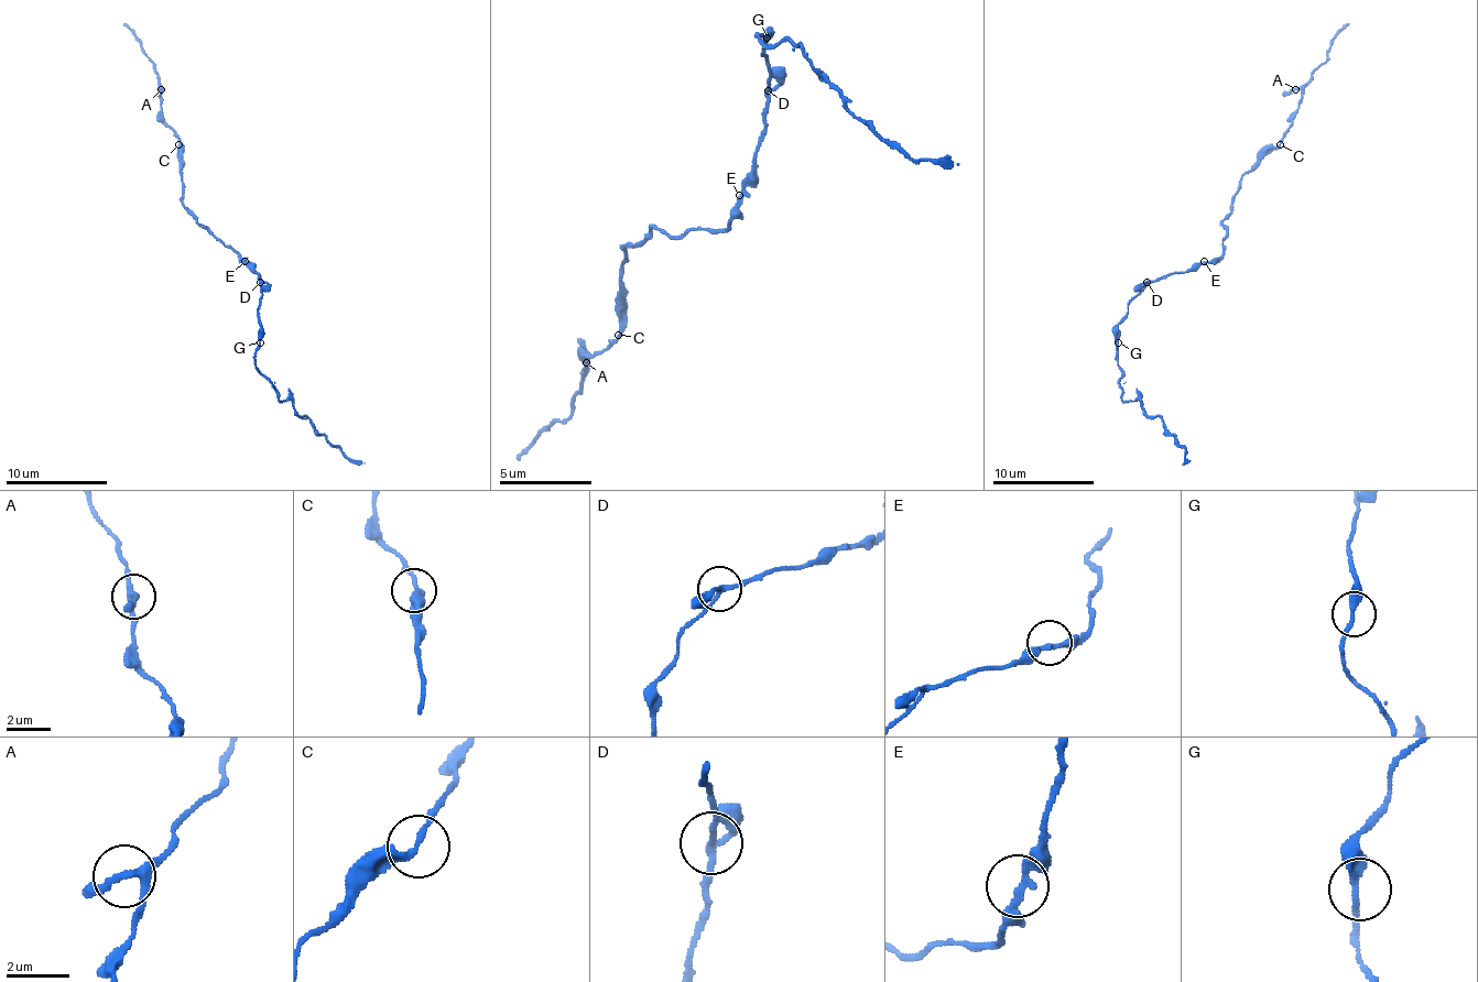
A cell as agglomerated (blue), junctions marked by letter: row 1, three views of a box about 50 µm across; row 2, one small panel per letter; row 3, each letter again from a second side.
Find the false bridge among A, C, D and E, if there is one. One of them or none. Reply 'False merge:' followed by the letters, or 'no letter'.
False merge: no letter

